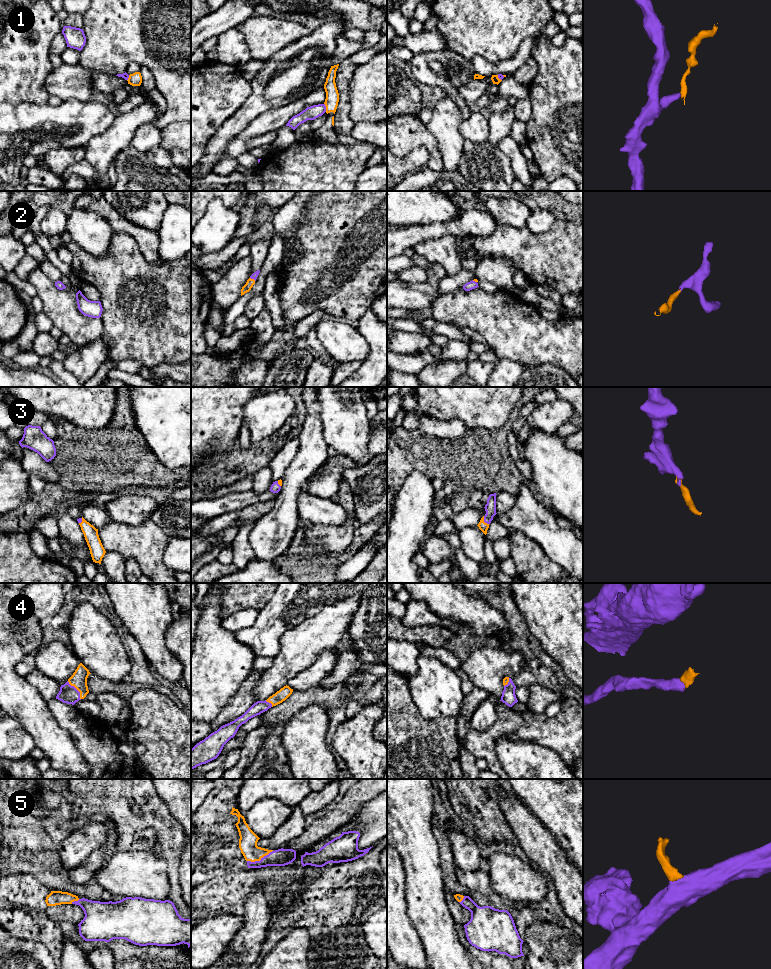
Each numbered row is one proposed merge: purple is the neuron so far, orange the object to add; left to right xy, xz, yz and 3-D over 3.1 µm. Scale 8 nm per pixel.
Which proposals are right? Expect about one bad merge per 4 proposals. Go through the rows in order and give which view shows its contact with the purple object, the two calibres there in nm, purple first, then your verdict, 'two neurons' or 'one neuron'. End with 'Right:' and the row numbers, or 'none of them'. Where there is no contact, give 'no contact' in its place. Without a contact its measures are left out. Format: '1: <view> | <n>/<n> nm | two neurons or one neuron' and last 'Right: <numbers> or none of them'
1: xz | 110/110 nm | two neurons
2: xz | 50/70 nm | one neuron
3: yz | 90/70 nm | one neuron
4: xy | 150/130 nm | one neuron
5: xz | 140/150 nm | one neuron
Right: 2, 3, 4, 5

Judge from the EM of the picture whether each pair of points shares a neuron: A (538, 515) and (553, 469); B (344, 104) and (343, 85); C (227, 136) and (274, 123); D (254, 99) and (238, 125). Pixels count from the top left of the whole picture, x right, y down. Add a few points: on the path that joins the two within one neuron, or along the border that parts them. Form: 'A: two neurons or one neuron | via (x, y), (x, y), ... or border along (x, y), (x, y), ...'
A: two neurons | border along (531, 483), (540, 499), (557, 515)
B: one neuron | via (344, 99), (343, 90)
C: two neurons | border along (257, 116), (230, 141), (225, 150)
D: one neuron | via (254, 105), (241, 119)

